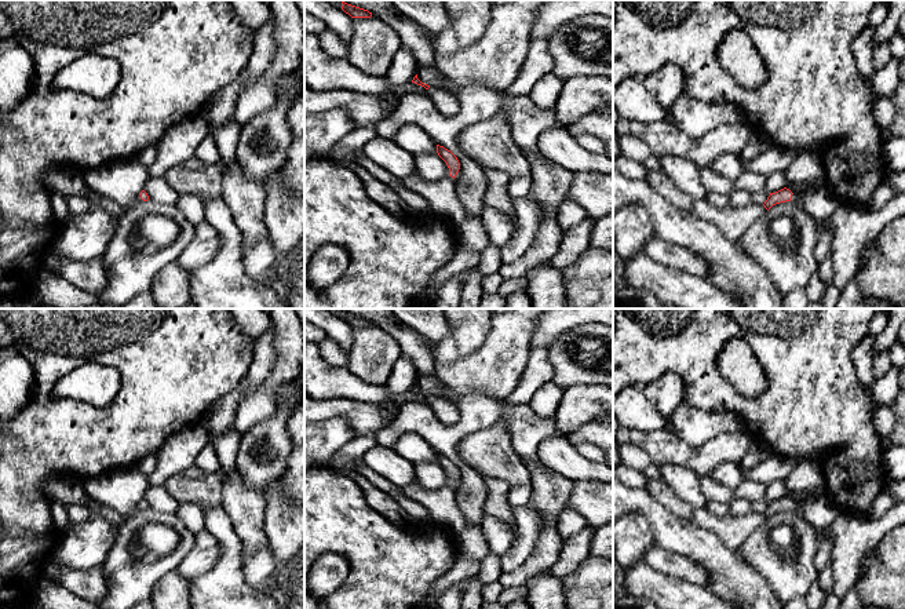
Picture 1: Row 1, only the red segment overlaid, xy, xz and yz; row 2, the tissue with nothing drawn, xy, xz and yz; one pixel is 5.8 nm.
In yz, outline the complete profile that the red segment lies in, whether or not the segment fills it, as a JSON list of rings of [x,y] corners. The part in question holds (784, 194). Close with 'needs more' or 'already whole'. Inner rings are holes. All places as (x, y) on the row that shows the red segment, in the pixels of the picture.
[[[784,187],[776,193],[770,193],[763,205],[769,211],[773,205],[785,201],[795,203],[807,215],[818,222],[824,222],[831,218],[840,204],[840,201],[828,189],[817,189],[799,194]]] | needs more

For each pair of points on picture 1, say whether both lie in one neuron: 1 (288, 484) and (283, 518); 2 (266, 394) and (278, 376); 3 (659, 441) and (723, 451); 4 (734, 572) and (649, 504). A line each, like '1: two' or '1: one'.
1: two
2: one
3: one
4: one

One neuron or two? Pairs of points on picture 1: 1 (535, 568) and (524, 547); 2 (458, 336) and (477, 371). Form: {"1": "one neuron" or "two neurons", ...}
{"1": "two neurons", "2": "two neurons"}

